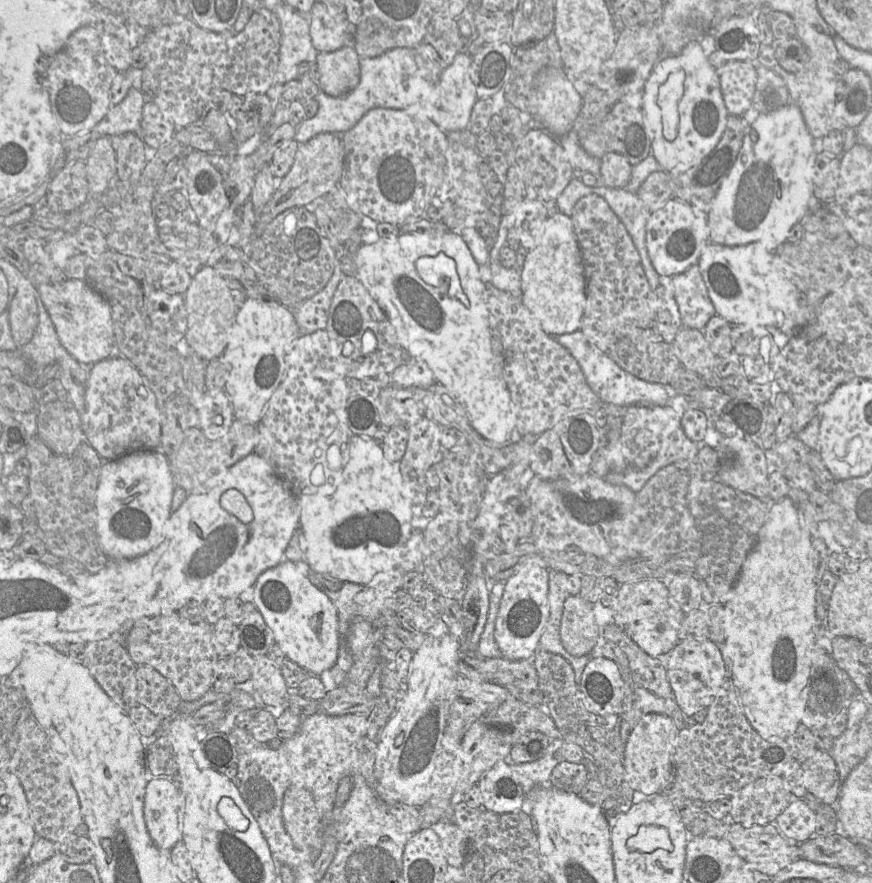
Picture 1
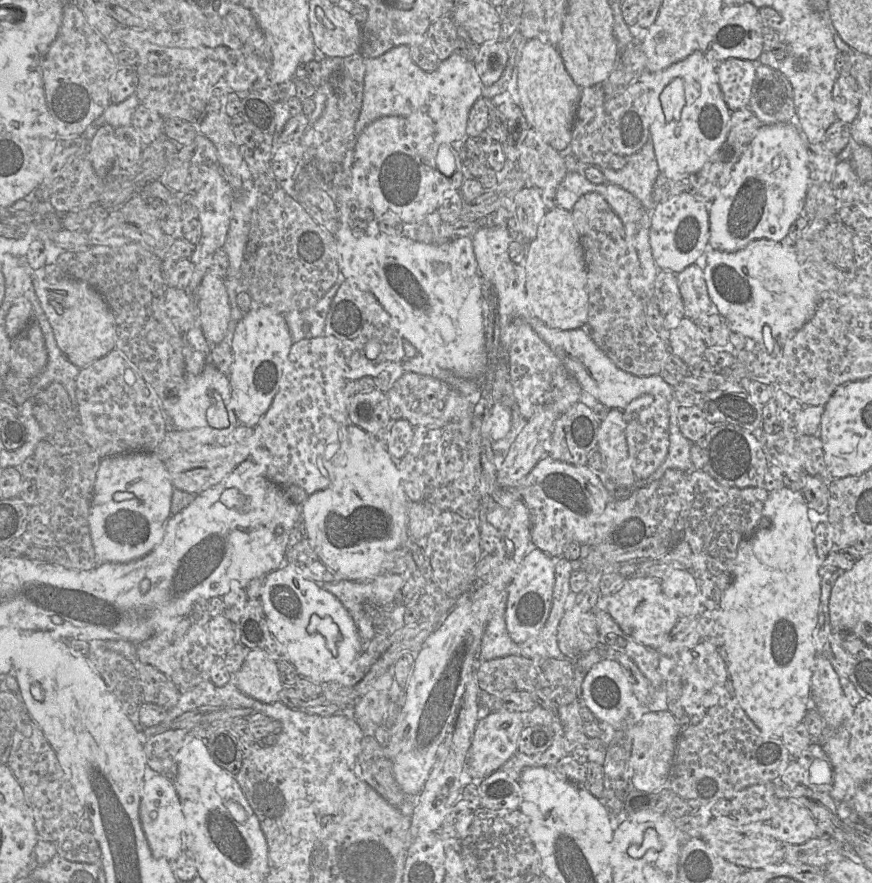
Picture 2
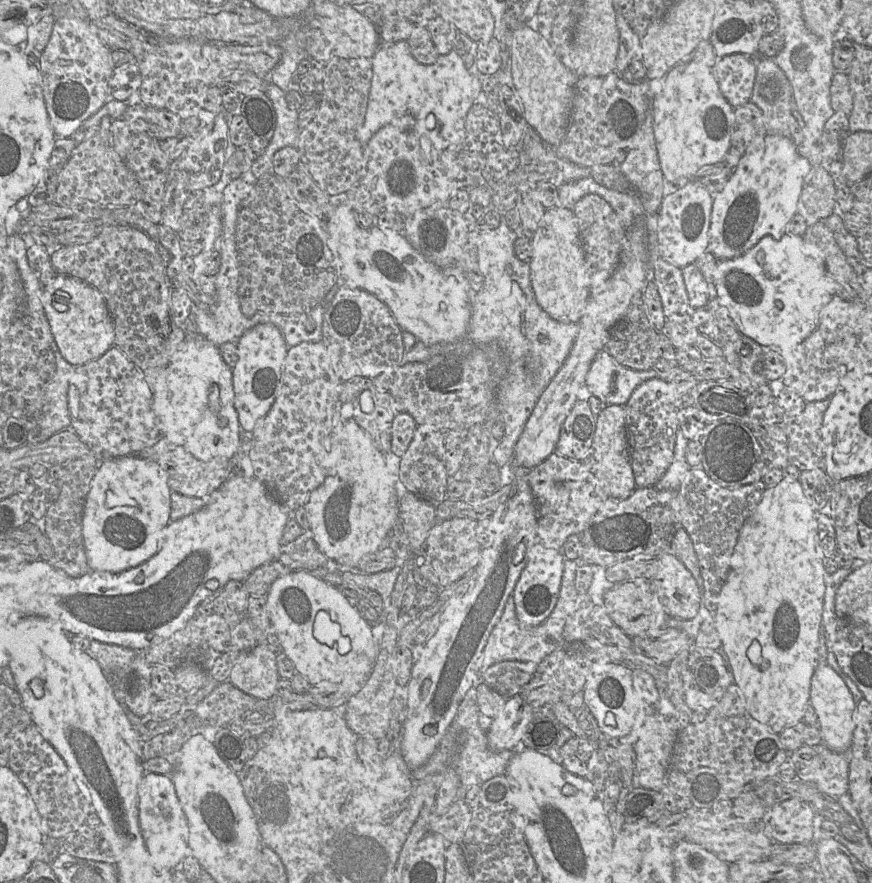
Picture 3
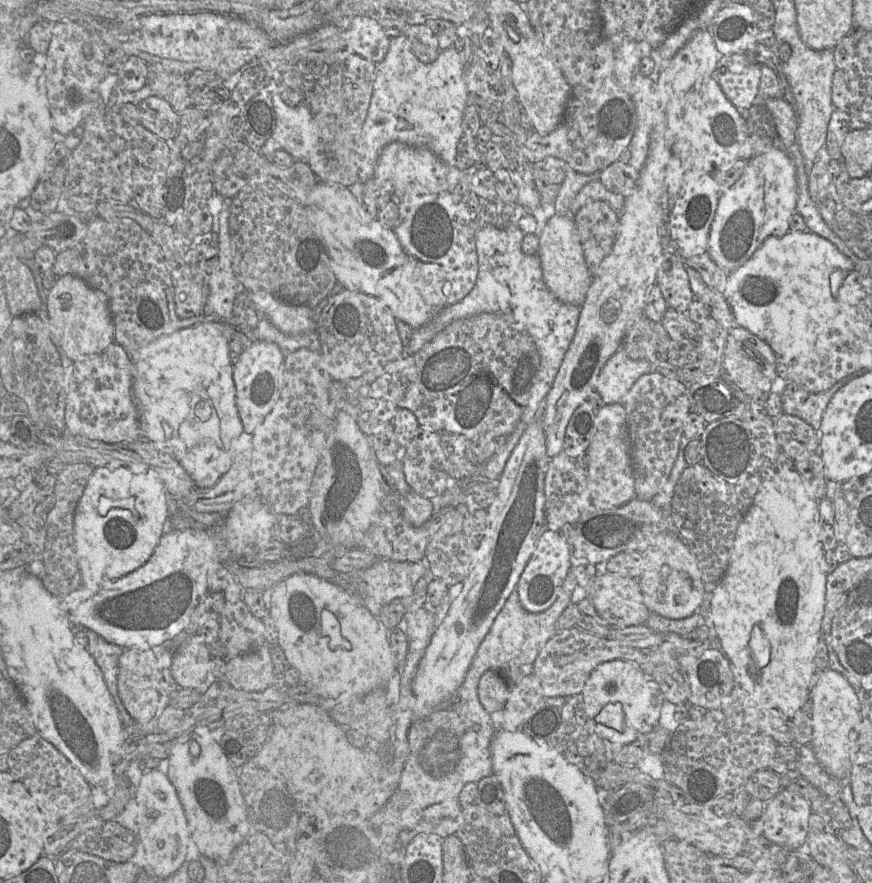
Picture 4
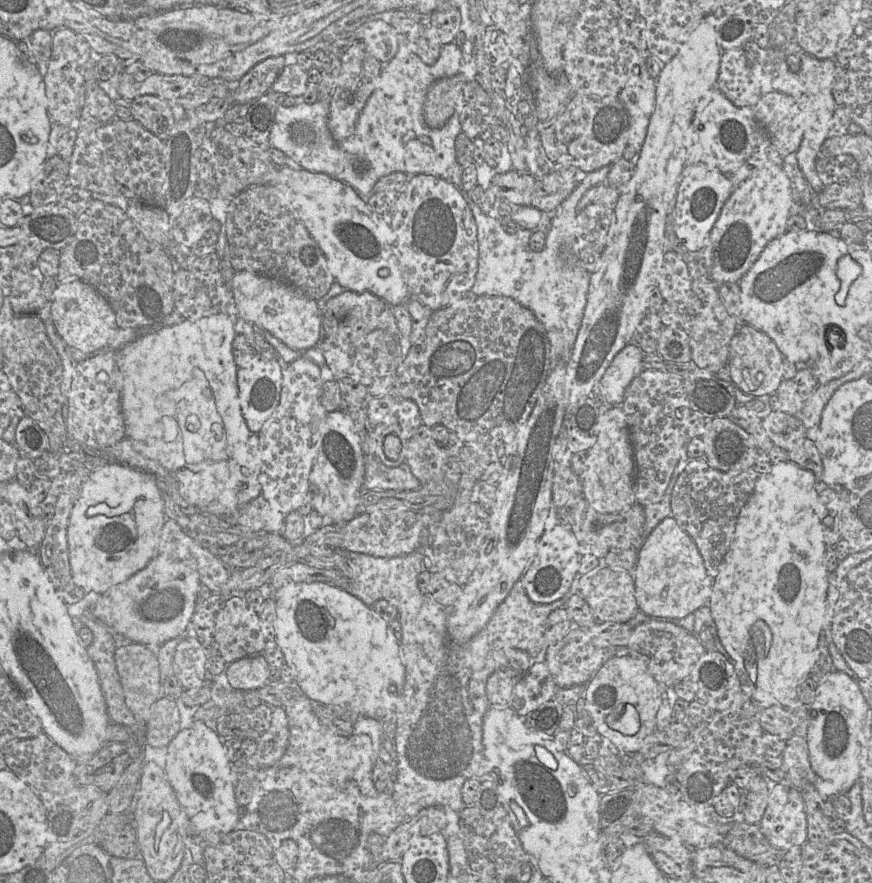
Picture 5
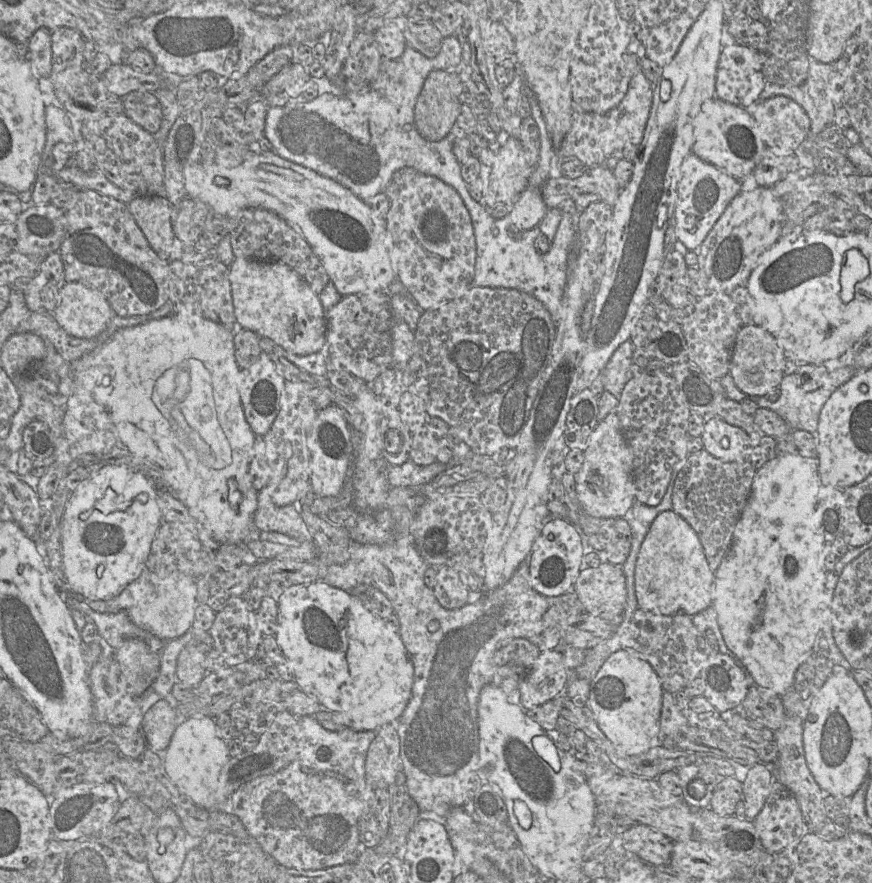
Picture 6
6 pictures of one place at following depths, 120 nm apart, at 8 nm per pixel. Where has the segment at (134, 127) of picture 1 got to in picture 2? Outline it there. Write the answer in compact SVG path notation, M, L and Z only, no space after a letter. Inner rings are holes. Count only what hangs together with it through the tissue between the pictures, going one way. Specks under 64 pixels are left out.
M132 94L123 102L110 103L103 114L86 129L83 136L90 141L103 125L110 125L113 128L131 125L133 113L139 105L140 101L136 94Z

